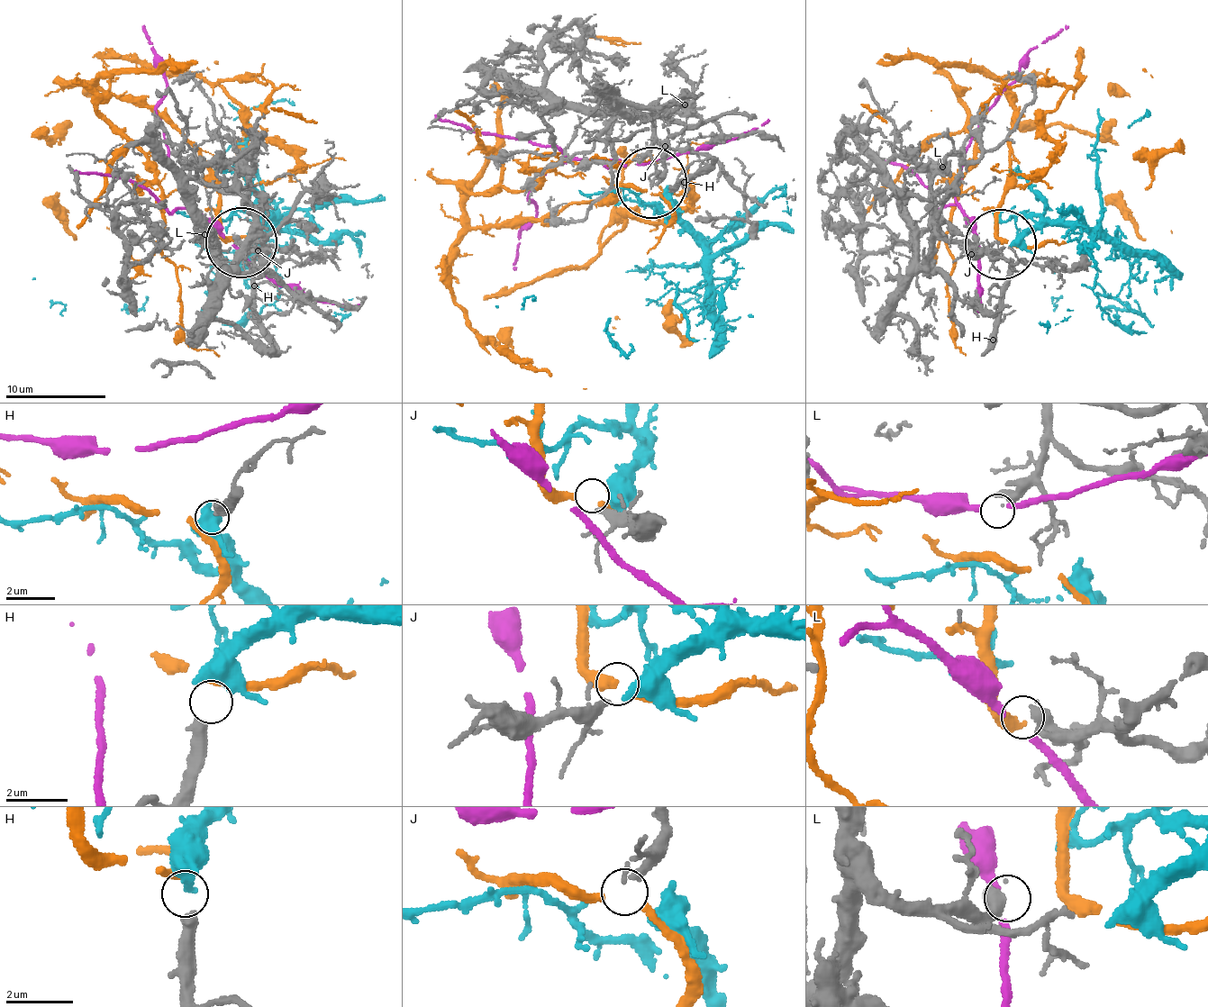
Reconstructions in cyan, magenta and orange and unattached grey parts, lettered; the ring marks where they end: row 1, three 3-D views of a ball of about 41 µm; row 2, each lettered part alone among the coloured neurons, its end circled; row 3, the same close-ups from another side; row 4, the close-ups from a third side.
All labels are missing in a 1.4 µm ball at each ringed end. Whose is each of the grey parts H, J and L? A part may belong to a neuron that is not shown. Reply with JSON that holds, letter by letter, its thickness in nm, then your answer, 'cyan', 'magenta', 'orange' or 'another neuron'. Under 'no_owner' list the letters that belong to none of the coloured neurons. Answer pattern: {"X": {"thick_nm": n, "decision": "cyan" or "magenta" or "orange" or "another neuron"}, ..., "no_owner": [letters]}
{"H": {"thick_nm": 420, "decision": "cyan"}, "J": {"thick_nm": 240, "decision": "orange"}, "L": {"thick_nm": 420, "decision": "another neuron"}, "no_owner": ["L"]}

